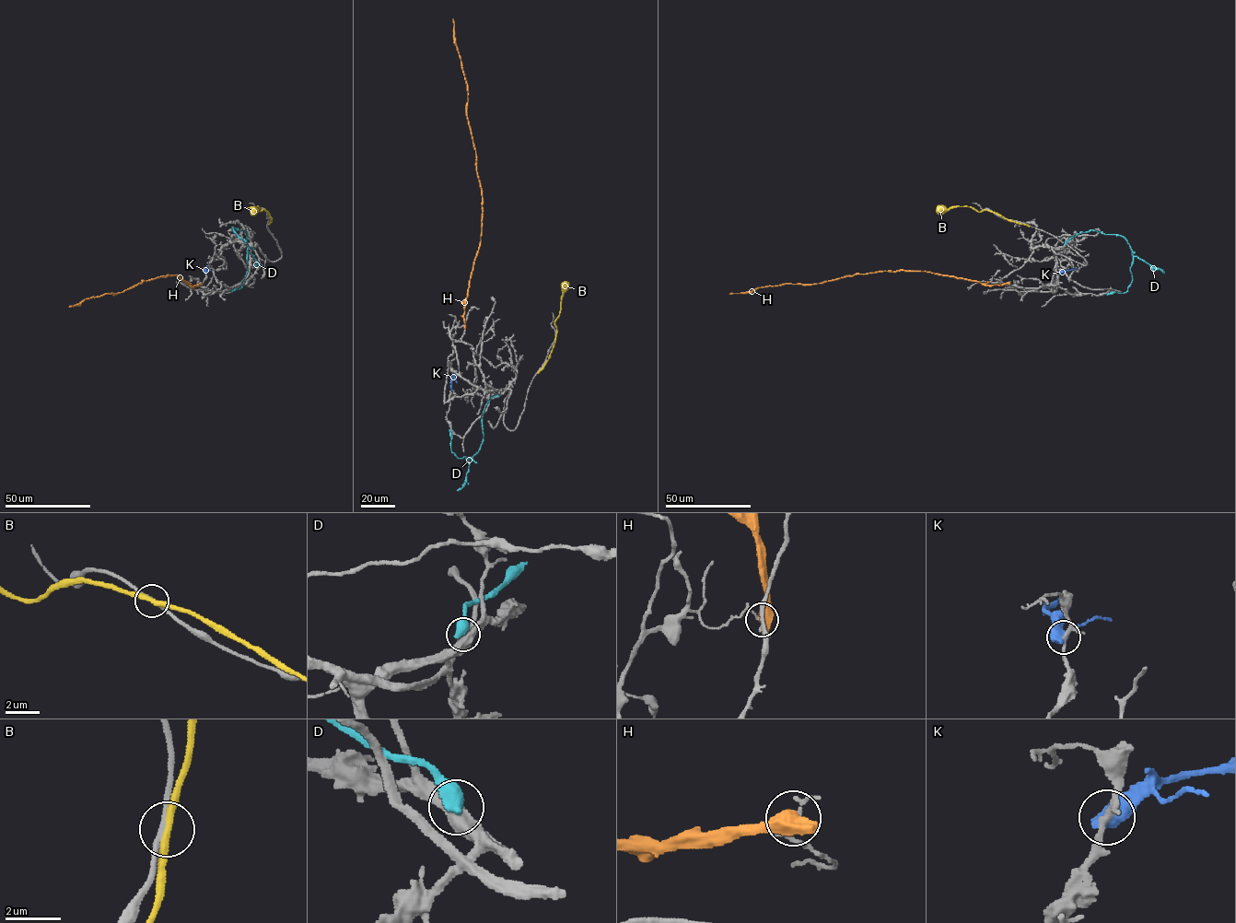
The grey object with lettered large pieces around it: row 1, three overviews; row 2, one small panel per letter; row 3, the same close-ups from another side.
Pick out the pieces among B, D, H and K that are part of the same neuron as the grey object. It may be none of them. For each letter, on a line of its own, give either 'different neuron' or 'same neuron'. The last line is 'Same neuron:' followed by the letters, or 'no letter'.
B: different neuron
D: different neuron
H: different neuron
K: different neuron
Same neuron: no letter

